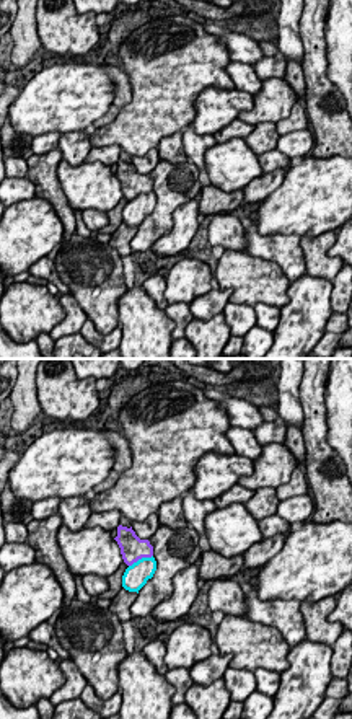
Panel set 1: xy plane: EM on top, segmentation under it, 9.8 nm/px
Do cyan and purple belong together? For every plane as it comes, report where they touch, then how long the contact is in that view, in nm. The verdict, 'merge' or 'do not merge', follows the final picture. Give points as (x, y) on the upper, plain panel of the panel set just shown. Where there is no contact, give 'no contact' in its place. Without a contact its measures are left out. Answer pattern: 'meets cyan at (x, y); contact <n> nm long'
meets cyan at (142, 193); contact 260 nm long

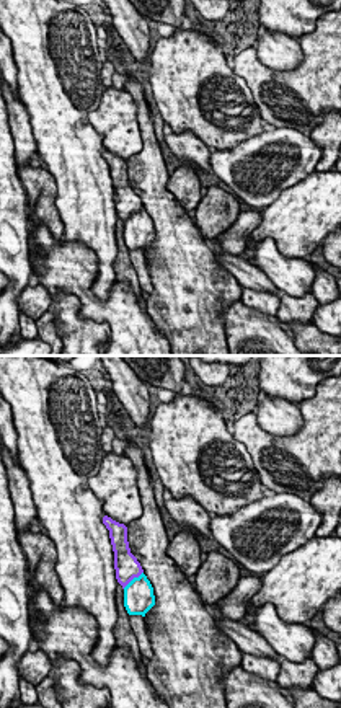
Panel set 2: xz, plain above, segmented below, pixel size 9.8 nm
meets cyan at (134, 212); contact 260 nm long

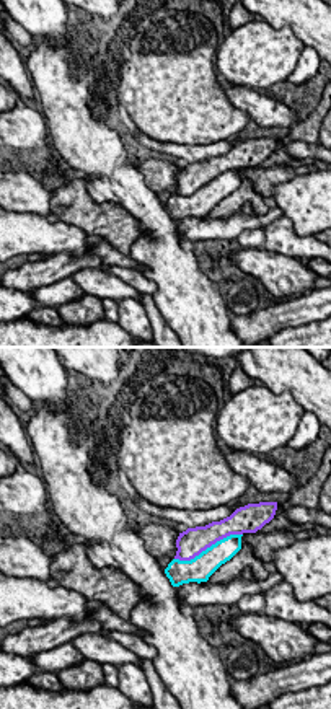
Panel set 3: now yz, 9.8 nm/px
meets cyan at (207, 183); contact 700 nm long

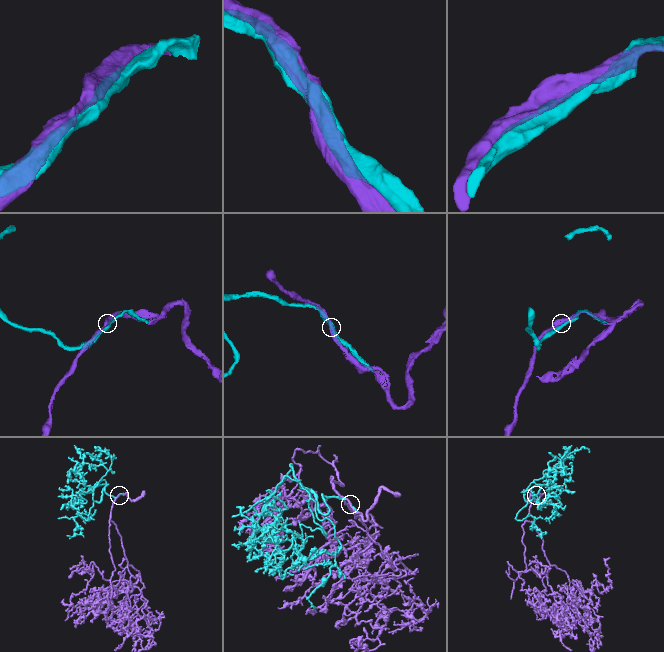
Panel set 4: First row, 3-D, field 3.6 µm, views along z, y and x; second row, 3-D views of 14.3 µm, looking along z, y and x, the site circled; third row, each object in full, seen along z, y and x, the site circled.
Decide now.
merge

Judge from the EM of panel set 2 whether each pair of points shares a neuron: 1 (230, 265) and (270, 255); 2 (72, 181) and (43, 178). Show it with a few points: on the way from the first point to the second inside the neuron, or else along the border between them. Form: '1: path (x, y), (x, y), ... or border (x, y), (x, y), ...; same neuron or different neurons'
1: path (240, 268), (256, 268), (260, 265); same neuron
2: border (43, 165), (54, 180), (56, 211), (61, 217); different neurons

